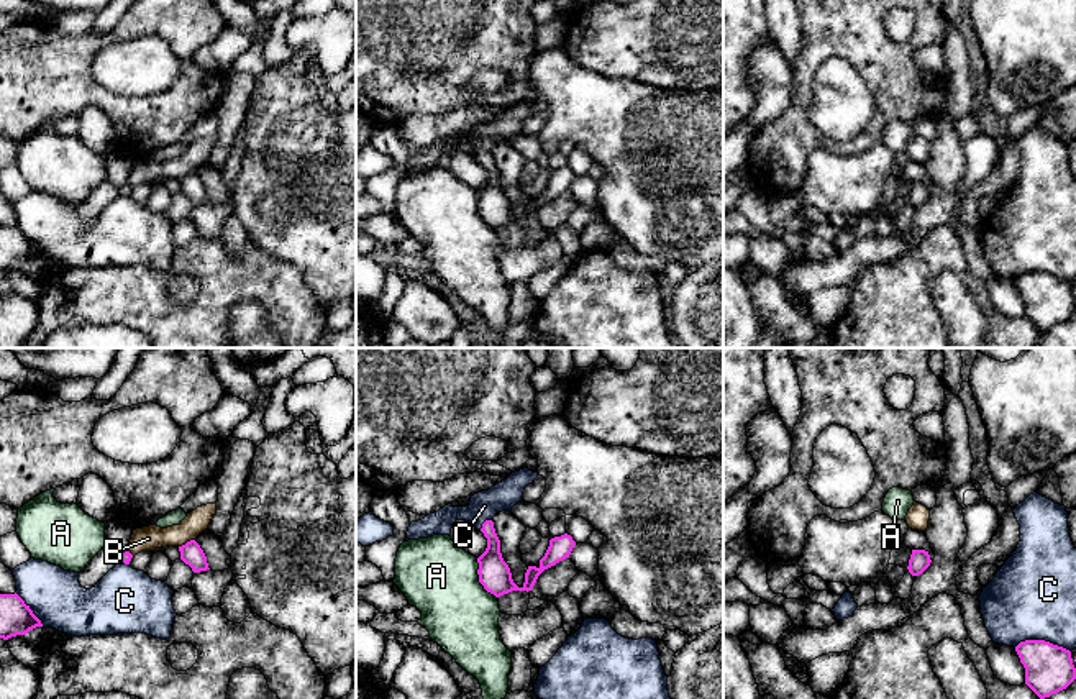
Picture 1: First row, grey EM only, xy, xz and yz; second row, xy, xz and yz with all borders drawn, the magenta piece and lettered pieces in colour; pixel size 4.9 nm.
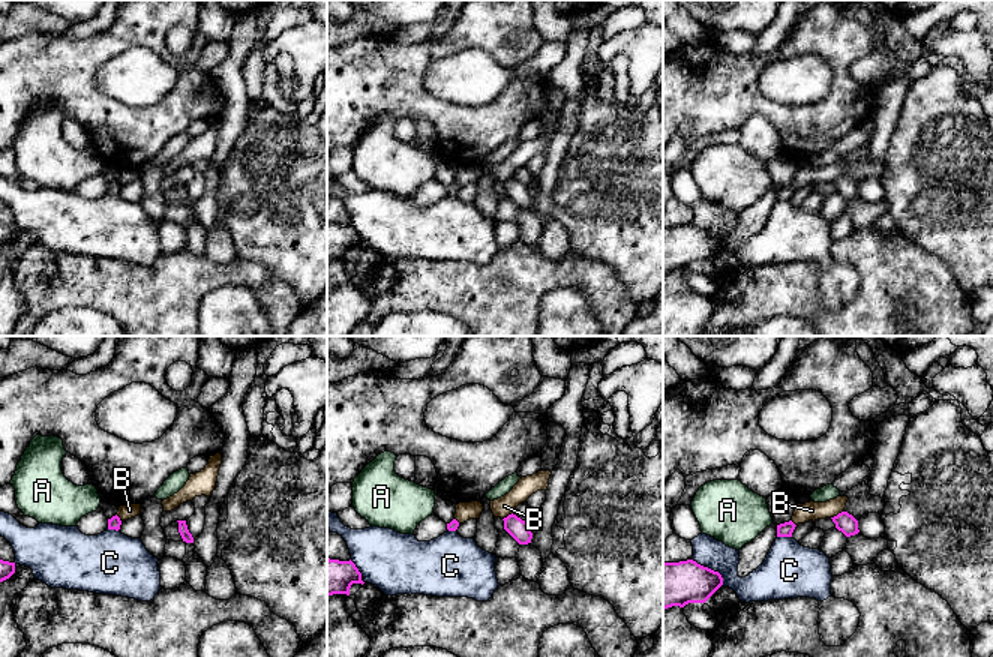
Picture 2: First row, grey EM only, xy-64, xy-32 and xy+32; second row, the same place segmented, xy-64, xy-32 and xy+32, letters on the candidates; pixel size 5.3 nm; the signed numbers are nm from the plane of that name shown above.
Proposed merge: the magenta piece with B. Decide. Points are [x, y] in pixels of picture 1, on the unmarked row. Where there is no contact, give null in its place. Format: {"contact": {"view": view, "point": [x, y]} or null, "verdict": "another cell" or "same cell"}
{"contact": {"view": "xy", "point": [187, 174]}, "verdict": "another cell"}

